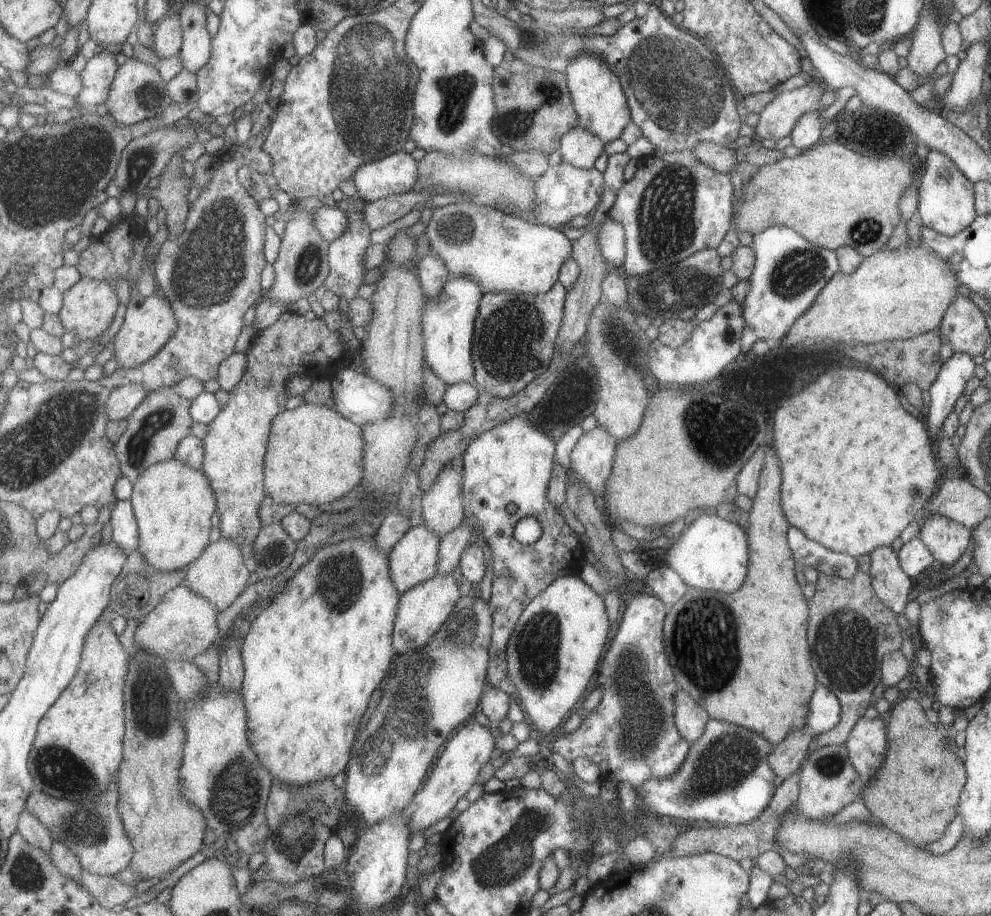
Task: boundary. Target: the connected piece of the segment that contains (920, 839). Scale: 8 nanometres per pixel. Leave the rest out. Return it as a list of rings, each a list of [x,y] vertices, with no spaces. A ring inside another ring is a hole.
[[[900,697],[897,700],[886,730],[888,752],[884,756],[884,764],[876,772],[874,780],[865,782],[861,800],[875,818],[892,832],[898,833],[914,846],[925,847],[944,836],[948,824],[959,812],[960,796],[967,780],[966,767],[956,755],[955,747],[945,743],[941,731],[928,721],[922,706],[915,699]]]

